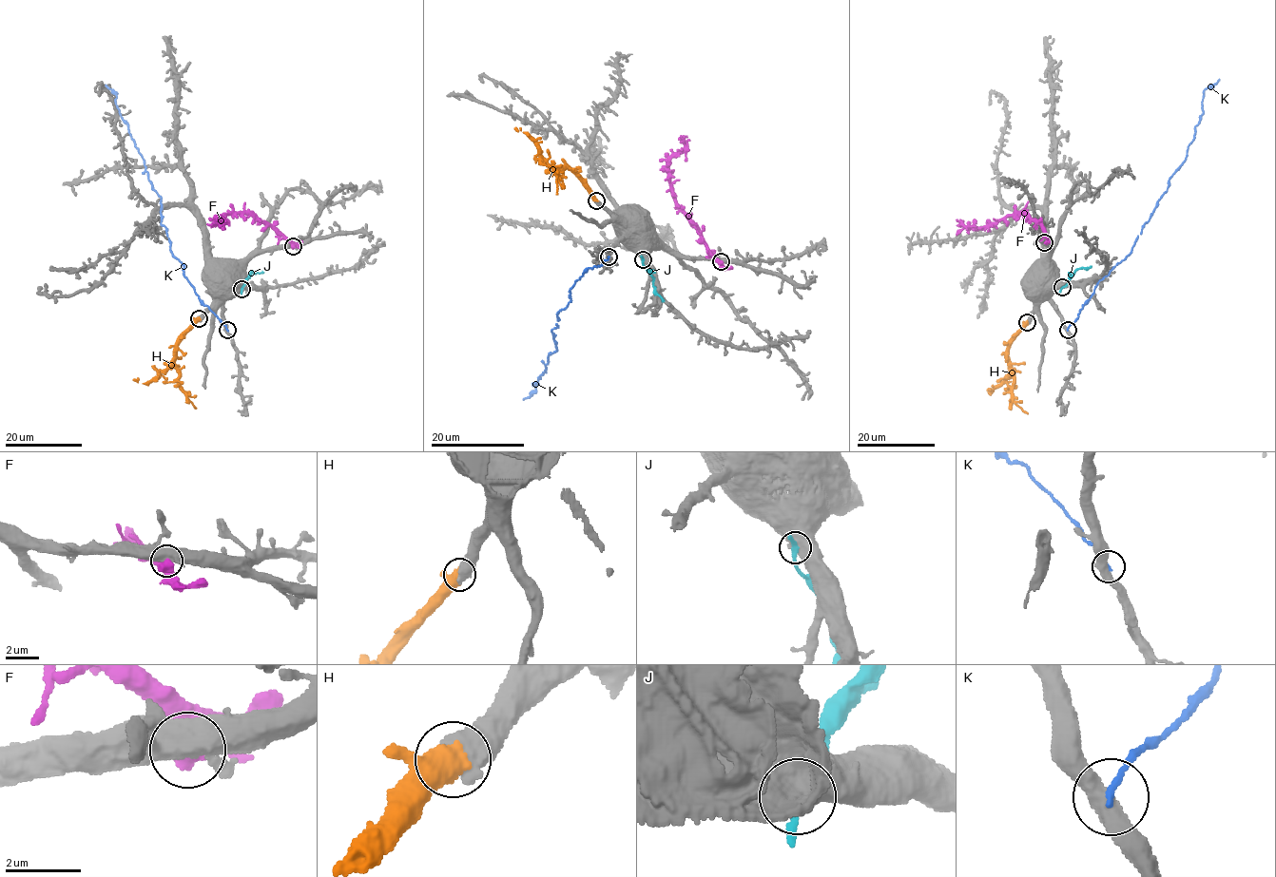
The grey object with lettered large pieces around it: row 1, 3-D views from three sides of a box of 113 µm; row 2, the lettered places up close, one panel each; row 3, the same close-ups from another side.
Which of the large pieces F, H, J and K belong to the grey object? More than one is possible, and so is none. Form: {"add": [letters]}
{"add": ["H"]}

